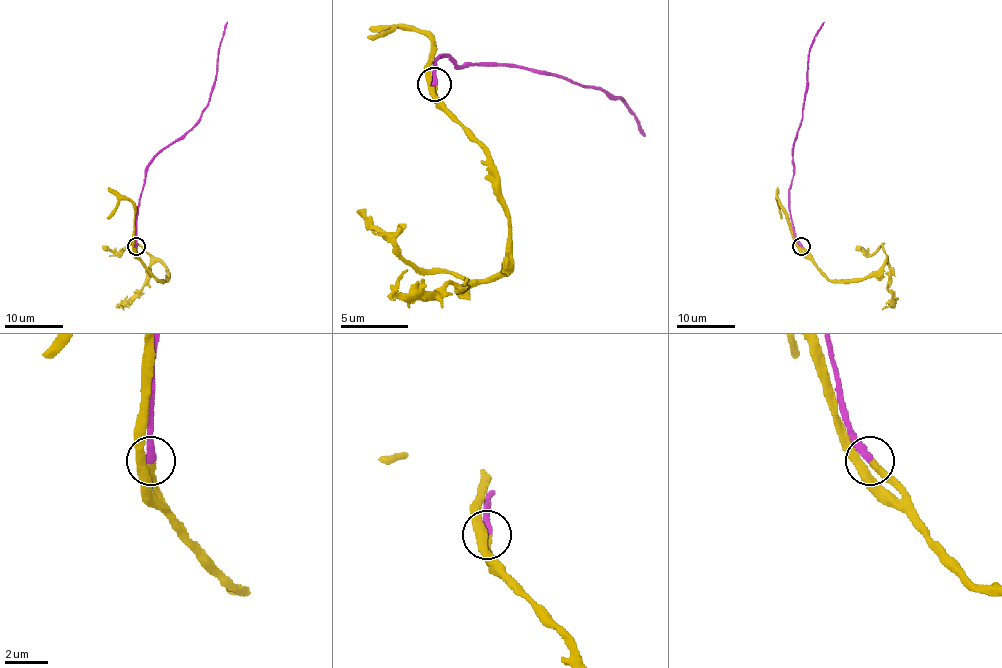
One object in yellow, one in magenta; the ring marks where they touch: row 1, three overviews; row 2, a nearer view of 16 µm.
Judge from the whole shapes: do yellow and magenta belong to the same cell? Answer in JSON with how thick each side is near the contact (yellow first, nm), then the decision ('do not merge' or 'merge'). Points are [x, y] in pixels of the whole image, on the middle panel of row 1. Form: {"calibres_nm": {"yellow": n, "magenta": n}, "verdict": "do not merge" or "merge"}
{"calibres_nm": {"yellow": 300, "magenta": 400}, "verdict": "merge"}

